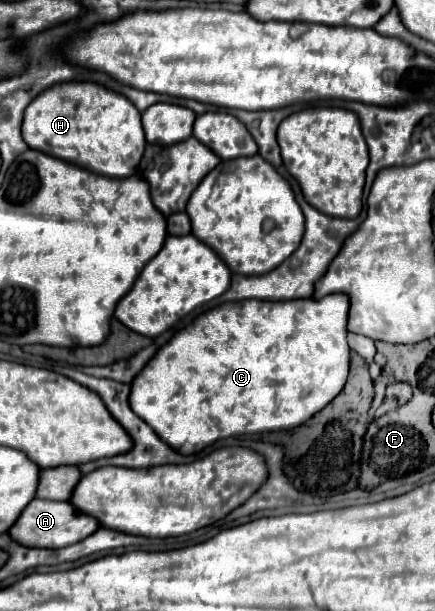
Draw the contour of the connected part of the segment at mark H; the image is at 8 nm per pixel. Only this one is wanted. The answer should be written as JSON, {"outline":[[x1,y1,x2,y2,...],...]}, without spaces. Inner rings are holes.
{"outline":[[92,81,56,83,40,93,24,113,22,137,28,147,52,157,82,165,106,177,130,177,142,159,146,139,140,125,140,111,122,97]]}

